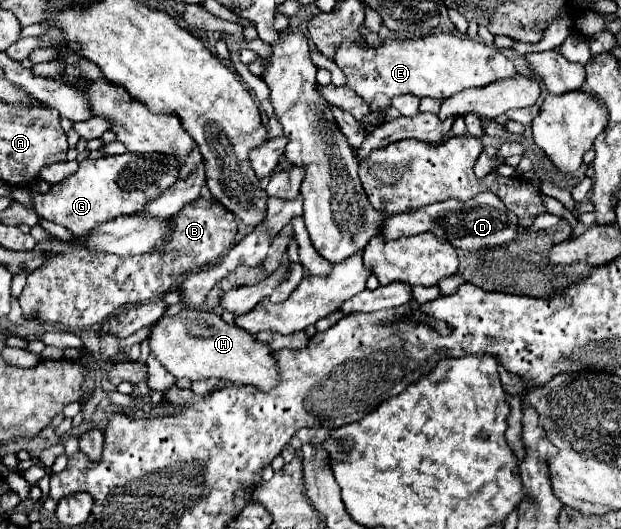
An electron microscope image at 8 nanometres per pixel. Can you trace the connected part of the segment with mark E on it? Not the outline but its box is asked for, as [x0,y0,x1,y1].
[335,32,517,102]

